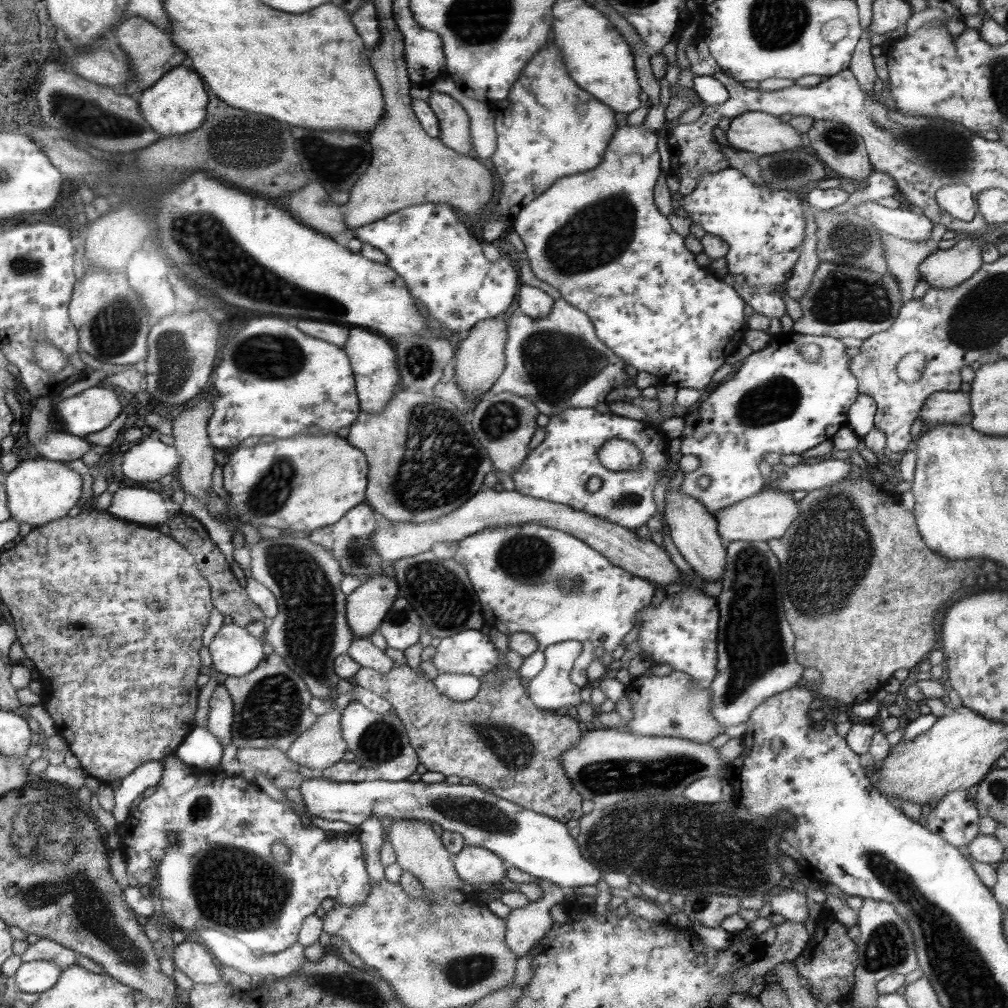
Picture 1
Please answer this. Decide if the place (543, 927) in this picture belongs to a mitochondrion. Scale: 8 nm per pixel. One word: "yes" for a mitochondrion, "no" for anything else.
no

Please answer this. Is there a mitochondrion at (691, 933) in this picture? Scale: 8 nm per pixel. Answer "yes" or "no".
no

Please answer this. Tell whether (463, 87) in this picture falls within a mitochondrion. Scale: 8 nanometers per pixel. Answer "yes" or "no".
no

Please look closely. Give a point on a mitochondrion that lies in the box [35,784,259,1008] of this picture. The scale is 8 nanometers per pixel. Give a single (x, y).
(102, 925)

